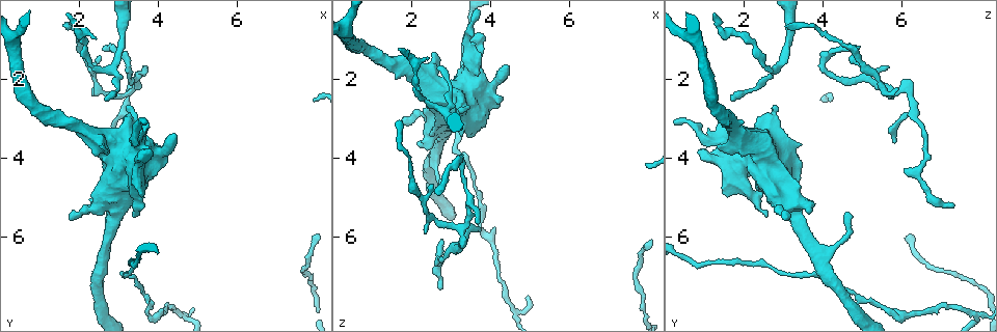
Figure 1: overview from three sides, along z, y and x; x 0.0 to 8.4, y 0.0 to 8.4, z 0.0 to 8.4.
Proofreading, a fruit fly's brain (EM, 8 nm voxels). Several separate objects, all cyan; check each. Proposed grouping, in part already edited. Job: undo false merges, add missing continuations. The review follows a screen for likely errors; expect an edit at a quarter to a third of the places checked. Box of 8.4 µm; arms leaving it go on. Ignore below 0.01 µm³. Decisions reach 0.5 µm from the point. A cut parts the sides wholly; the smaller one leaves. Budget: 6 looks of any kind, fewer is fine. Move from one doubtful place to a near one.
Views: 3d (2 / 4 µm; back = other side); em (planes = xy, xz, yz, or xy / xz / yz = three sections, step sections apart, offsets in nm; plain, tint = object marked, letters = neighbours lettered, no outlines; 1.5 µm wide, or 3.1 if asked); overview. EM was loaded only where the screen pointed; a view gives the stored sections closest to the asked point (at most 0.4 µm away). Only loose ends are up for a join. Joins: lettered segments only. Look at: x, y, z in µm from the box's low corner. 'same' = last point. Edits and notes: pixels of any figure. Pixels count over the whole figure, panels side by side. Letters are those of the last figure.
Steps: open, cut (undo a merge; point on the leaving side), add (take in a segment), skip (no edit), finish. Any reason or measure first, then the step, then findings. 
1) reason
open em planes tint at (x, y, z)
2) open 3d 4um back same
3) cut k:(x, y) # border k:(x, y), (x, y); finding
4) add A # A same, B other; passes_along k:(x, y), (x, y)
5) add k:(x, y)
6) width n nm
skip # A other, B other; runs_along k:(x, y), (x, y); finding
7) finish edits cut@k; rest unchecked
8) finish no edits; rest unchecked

abrupt turn
open em planes plain at (4.55, 7.95, 7.90)

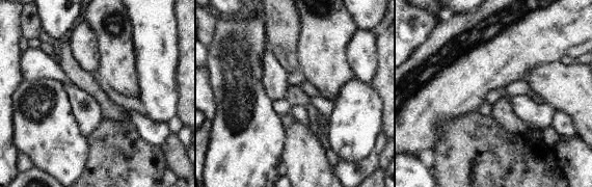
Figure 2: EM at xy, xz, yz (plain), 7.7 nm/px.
where the object lies
open em planes tint same

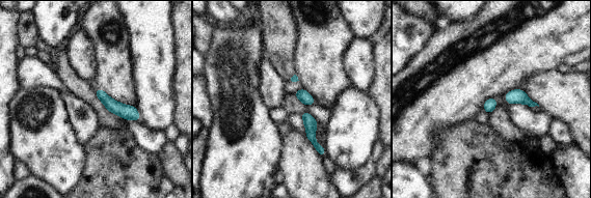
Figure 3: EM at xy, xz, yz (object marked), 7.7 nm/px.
see the neighbours
open em planes letters same

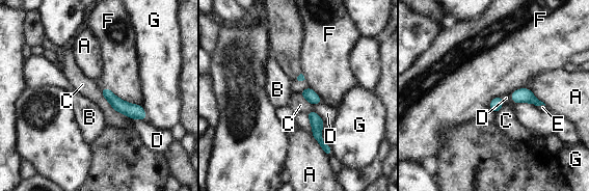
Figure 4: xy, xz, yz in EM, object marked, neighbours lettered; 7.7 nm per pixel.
skip # A other, B other, C other, D other, E other, F other, G other; runs_along 4:(104, 91), (118, 105), (143, 117); continuous, no second neuron

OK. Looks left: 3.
tapers out
open em planes letters at (3.75, 3.60, 5.85)

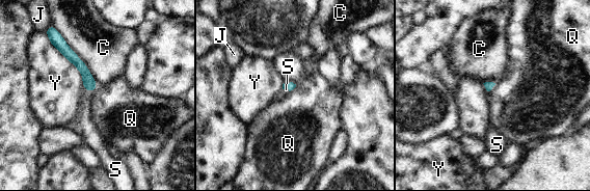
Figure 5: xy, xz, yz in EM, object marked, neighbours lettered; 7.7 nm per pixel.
longest_contact C 550 nm
add S # C other, J other, Q other, S same, Y other; passes_along 5:(88, 82), (88, 89), (84, 119); it goes on there

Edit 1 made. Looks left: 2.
finish edits add@5; rest unchecked

